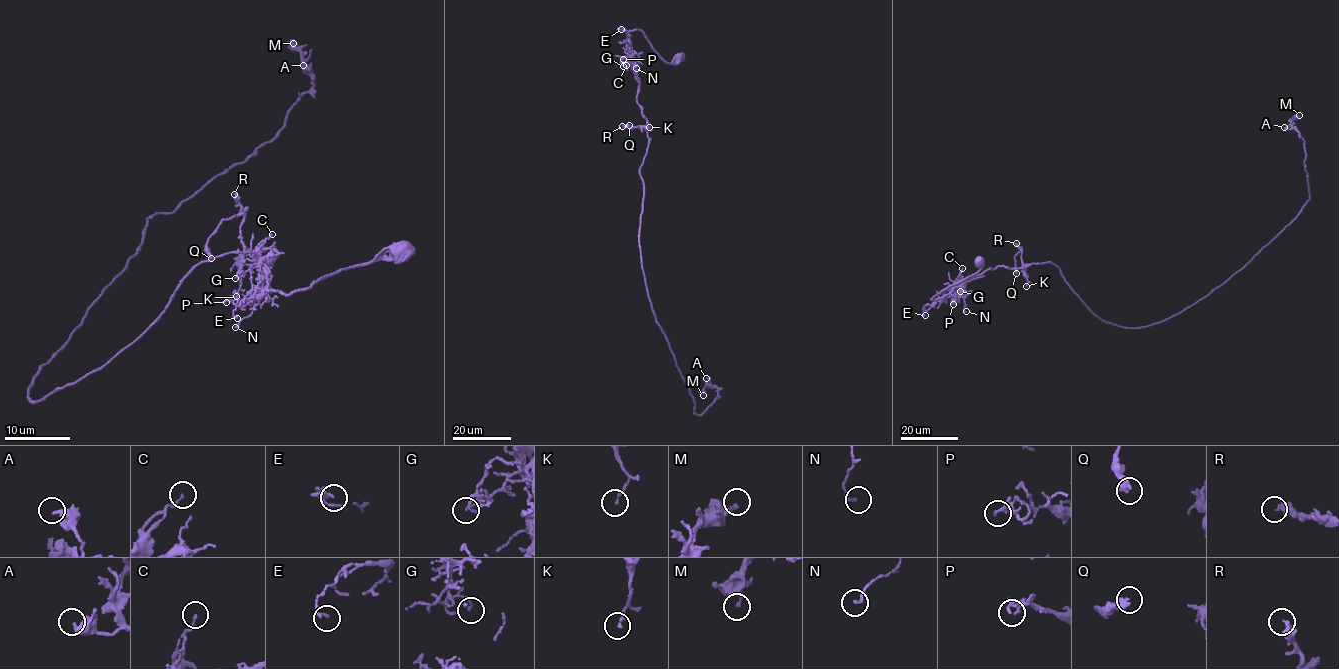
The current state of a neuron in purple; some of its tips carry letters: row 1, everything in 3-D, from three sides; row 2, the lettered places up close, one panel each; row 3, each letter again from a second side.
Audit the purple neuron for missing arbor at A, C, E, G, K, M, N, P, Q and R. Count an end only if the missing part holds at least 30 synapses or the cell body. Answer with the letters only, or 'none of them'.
none of them

